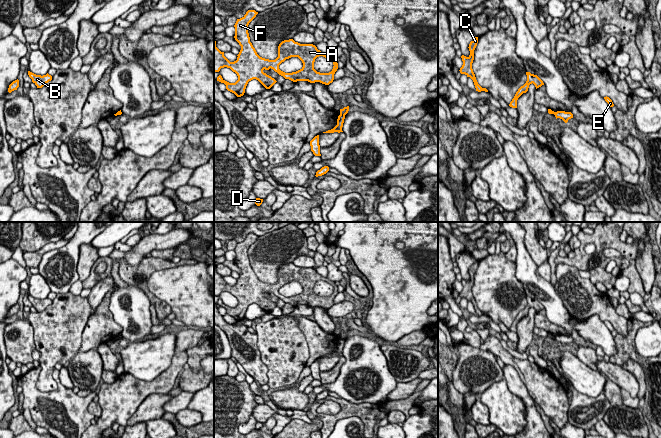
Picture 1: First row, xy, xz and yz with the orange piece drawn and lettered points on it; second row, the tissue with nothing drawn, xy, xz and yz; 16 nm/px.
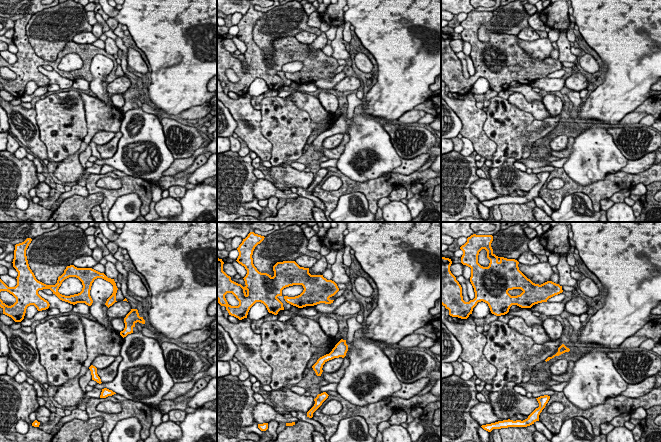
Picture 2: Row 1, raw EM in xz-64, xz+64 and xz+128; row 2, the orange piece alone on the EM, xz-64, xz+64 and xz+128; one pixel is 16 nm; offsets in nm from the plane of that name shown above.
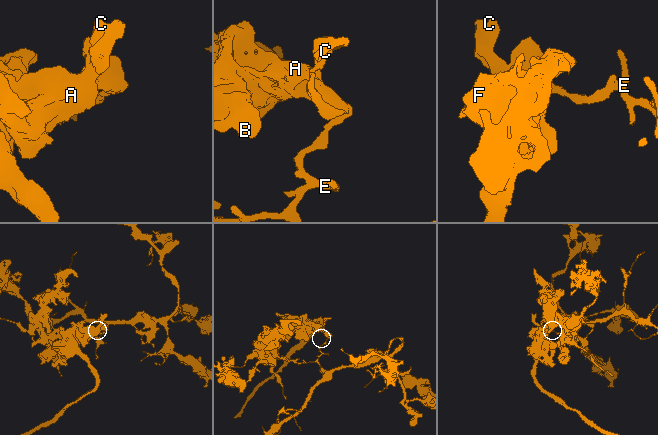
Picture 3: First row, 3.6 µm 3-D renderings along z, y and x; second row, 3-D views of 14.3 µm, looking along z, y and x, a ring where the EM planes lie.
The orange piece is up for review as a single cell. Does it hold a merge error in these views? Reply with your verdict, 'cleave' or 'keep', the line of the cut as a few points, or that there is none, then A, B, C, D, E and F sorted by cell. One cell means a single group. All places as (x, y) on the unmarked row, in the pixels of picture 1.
cleave; cut xz (340, 337), (344, 340); groups A B C F / D E

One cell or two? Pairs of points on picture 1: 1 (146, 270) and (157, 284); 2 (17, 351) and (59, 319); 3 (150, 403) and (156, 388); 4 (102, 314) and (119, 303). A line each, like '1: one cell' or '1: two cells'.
1: two cells
2: two cells
3: two cells
4: two cells

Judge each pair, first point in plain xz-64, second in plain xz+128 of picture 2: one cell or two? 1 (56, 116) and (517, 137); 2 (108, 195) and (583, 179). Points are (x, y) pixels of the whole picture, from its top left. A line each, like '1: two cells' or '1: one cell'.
1: one cell
2: two cells

